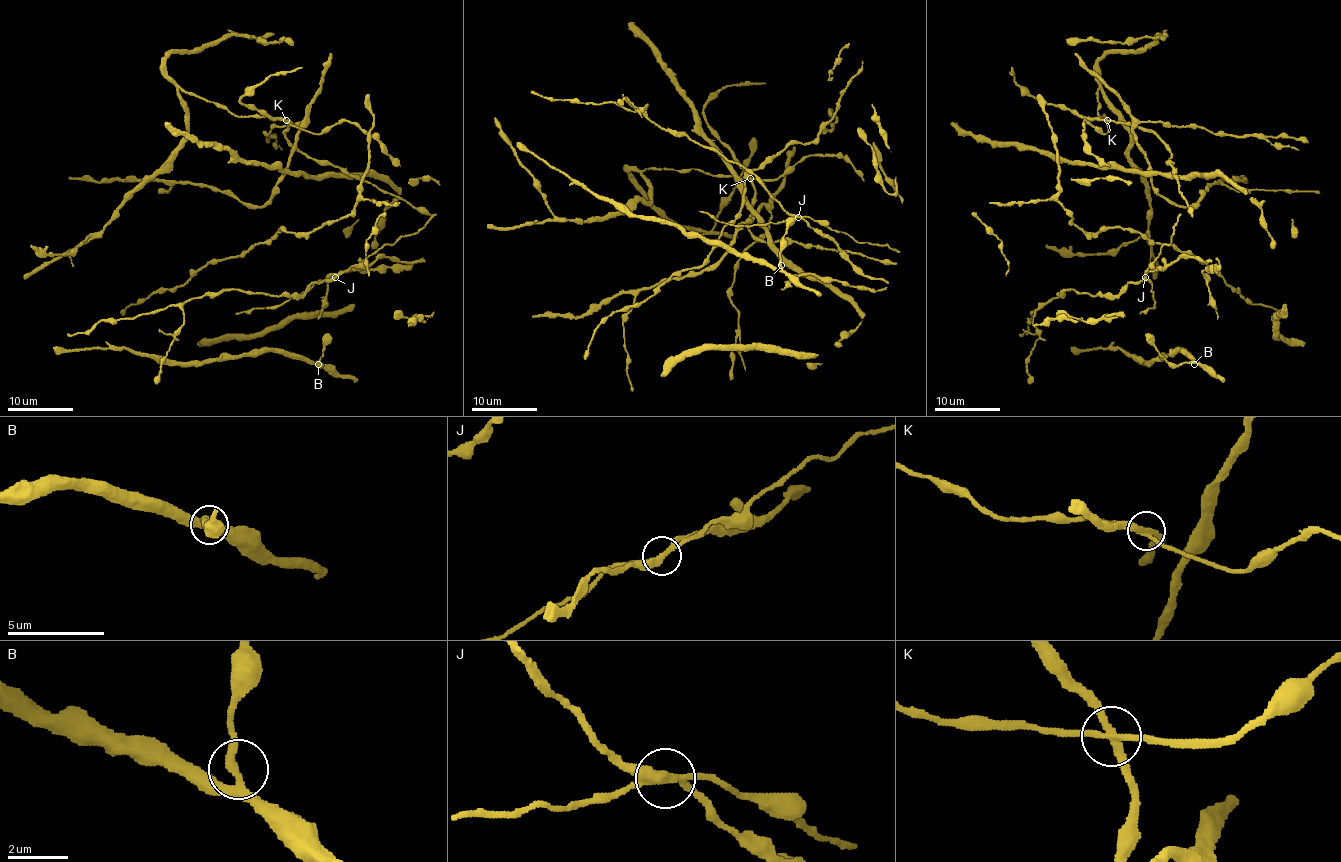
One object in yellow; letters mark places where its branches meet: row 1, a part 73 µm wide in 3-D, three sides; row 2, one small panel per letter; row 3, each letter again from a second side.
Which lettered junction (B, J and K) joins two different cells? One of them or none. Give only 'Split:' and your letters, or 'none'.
Split: J

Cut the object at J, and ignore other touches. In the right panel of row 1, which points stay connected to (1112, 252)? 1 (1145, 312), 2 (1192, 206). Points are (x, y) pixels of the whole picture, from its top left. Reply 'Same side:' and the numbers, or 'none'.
Same side: 2

